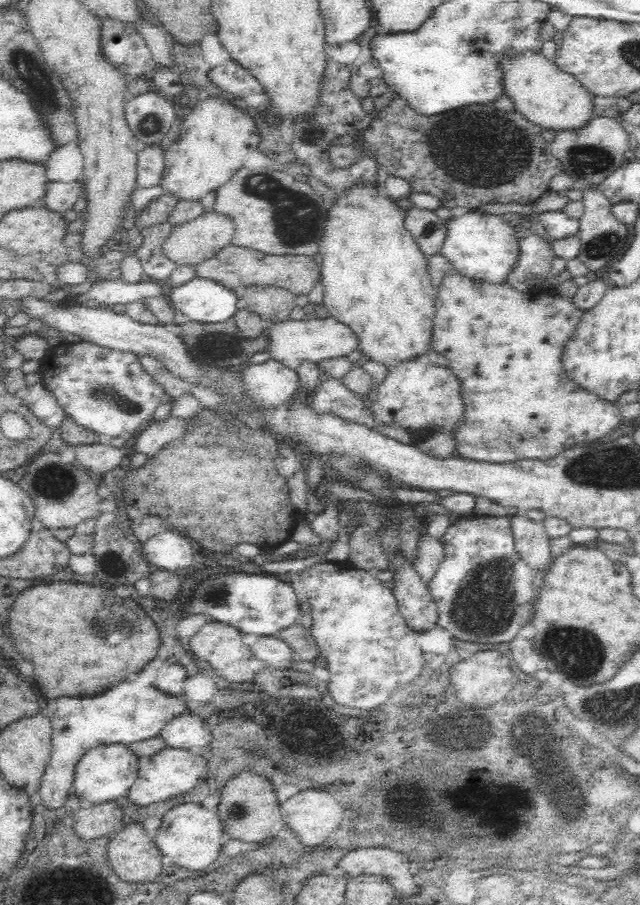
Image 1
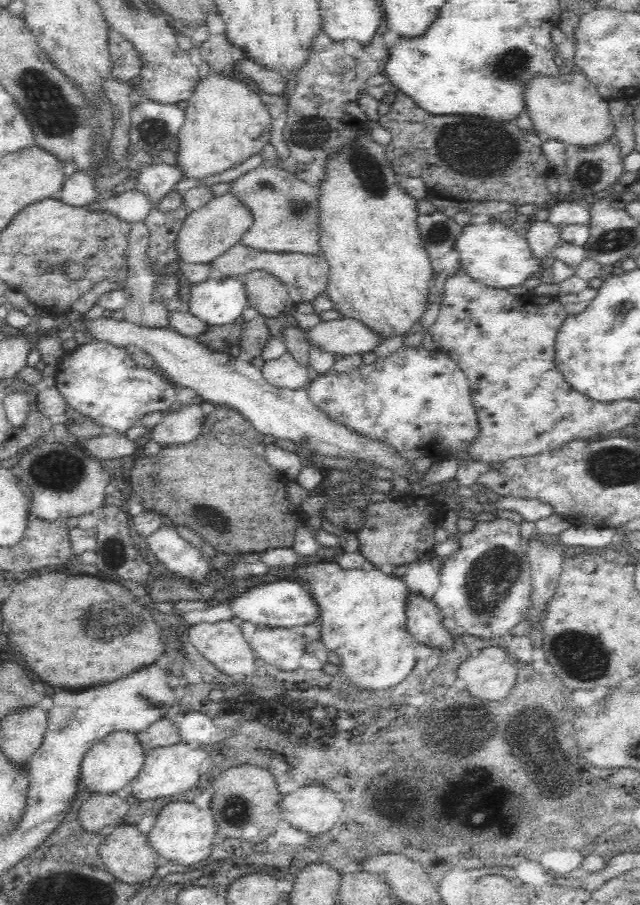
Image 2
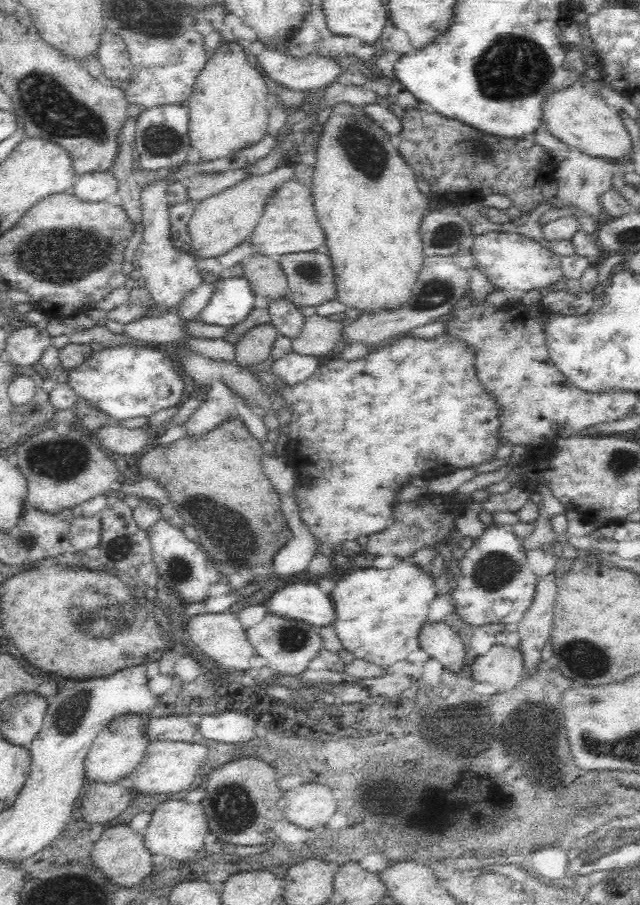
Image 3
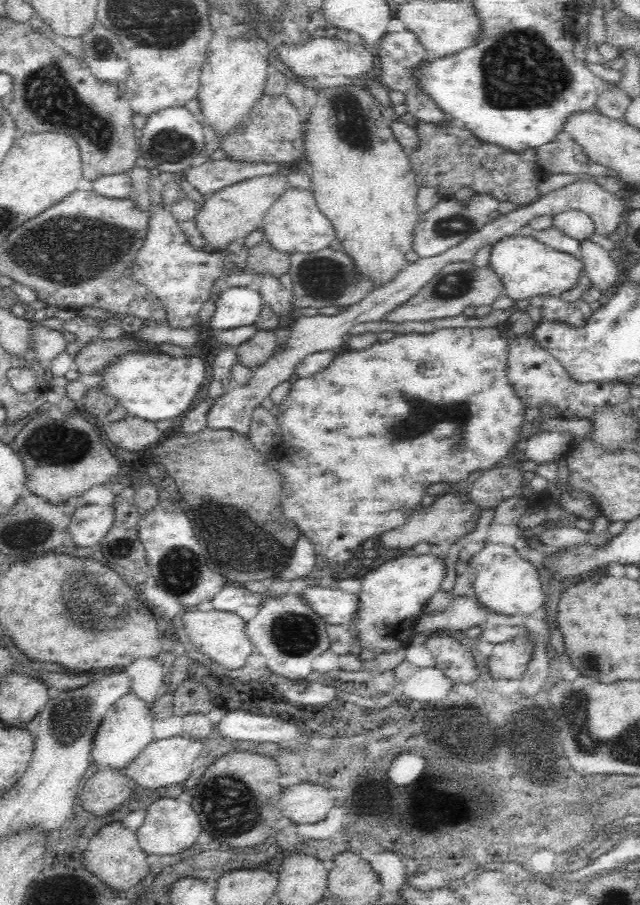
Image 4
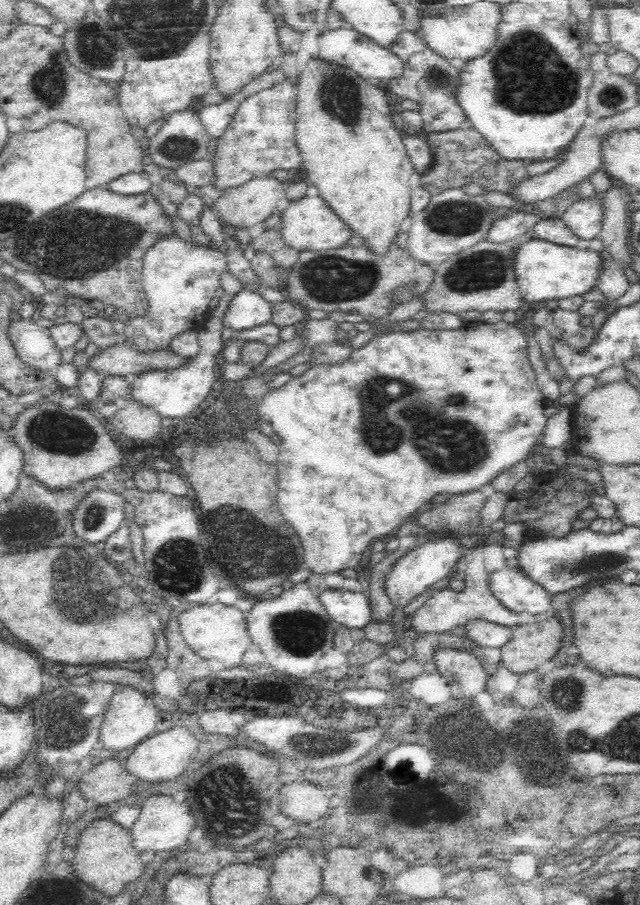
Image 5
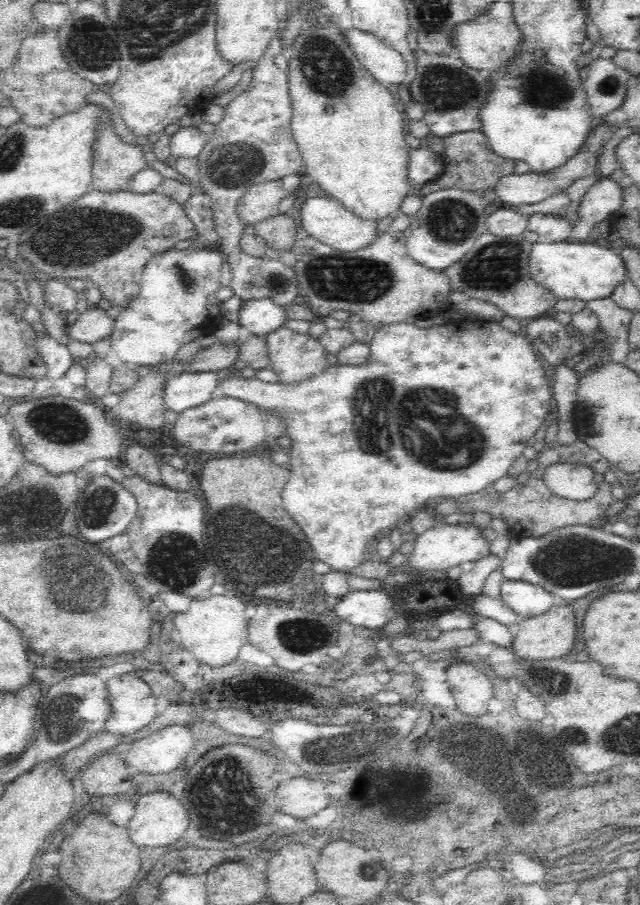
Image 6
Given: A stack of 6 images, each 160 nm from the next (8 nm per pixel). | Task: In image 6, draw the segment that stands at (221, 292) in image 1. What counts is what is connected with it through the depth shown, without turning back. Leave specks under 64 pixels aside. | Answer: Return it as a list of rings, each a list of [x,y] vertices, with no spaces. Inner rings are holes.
[[[268,298],[244,301],[238,320],[240,326],[259,337],[276,332],[288,321],[285,308]]]

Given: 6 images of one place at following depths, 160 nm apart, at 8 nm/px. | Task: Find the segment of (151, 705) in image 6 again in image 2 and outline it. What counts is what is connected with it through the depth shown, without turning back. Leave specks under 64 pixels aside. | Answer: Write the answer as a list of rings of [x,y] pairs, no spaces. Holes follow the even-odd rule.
[[[114,730],[108,736],[92,745],[81,763],[80,781],[87,790],[104,794],[125,793],[132,779],[144,765],[145,750],[134,733],[126,730]]]

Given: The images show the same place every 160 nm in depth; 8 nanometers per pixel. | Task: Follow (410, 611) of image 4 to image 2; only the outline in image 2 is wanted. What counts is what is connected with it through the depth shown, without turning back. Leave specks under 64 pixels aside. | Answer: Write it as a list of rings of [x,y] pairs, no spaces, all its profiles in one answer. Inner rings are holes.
[[[329,561],[299,565],[293,570],[296,570],[298,576],[304,572],[300,581],[307,585],[320,605],[320,619],[317,623],[322,631],[320,640],[329,651],[340,656],[342,663],[339,670],[348,681],[362,688],[386,688],[408,676],[416,664],[414,648],[418,643],[407,629],[407,605],[413,592],[404,577],[384,574],[375,565],[369,571],[359,568],[344,570],[338,563]]]

